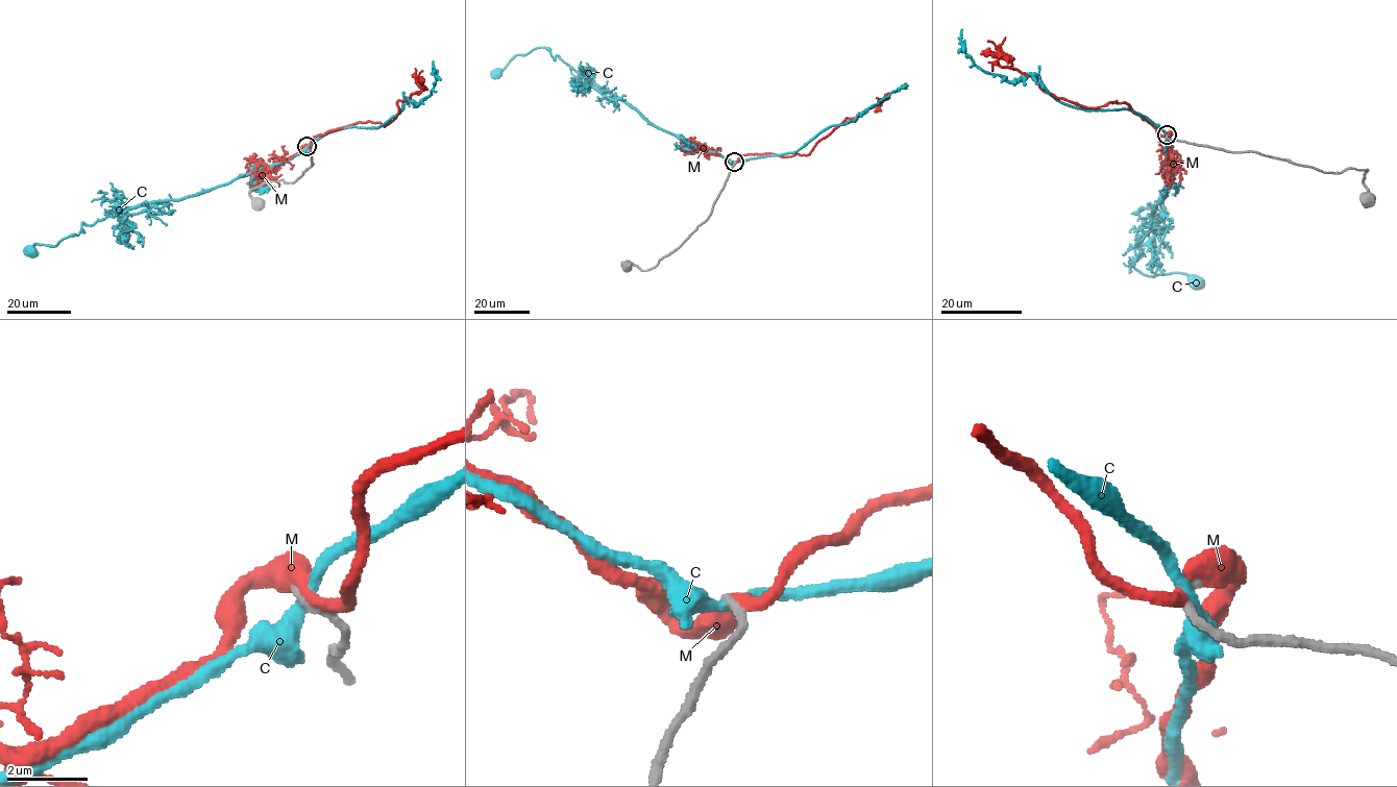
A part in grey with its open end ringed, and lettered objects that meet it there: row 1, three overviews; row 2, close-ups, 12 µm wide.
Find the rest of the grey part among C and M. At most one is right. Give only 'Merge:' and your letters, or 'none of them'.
Merge: M

